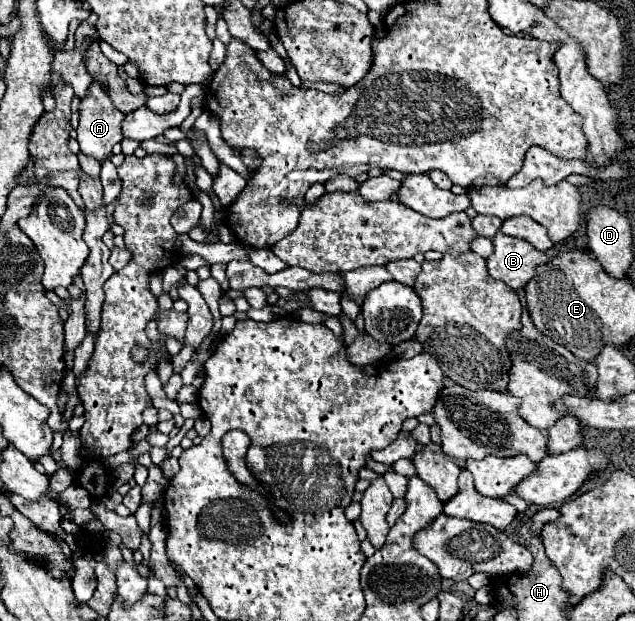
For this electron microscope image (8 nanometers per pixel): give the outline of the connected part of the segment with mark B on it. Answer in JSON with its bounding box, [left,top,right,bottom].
[487,233,547,289]

